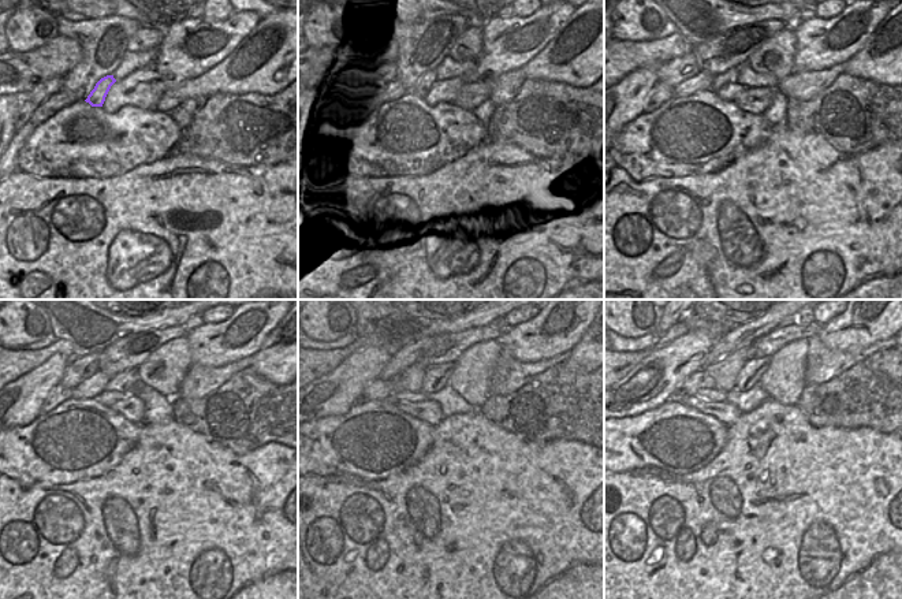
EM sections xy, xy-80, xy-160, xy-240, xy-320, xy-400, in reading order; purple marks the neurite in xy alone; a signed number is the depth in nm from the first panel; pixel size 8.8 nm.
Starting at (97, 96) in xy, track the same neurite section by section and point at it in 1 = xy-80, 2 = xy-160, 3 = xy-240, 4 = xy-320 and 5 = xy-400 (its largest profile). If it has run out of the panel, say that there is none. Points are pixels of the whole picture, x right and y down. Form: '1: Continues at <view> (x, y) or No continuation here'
1: Continues at xy-80 (420, 89)
2: Continues at xy-160 (730, 77)
3: Continues at xy-240 (125, 382)
4: Continues at xy-320 (436, 378)
5: Continues at xy-400 (749, 376).

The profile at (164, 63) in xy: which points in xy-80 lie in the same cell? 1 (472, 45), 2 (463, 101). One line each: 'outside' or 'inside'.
1: outside
2: outside

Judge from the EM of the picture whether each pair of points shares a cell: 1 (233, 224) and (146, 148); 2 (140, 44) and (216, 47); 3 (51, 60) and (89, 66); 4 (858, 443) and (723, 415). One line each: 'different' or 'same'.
1: different
2: different
3: different
4: different

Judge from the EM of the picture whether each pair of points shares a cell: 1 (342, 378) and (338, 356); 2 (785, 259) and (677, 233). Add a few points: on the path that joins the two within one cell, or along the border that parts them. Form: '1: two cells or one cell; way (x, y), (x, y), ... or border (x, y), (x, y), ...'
1: two cells; border (366, 348), (351, 353), (327, 374), (312, 382)
2: one cell; way (757, 270), (714, 270), (704, 260)

